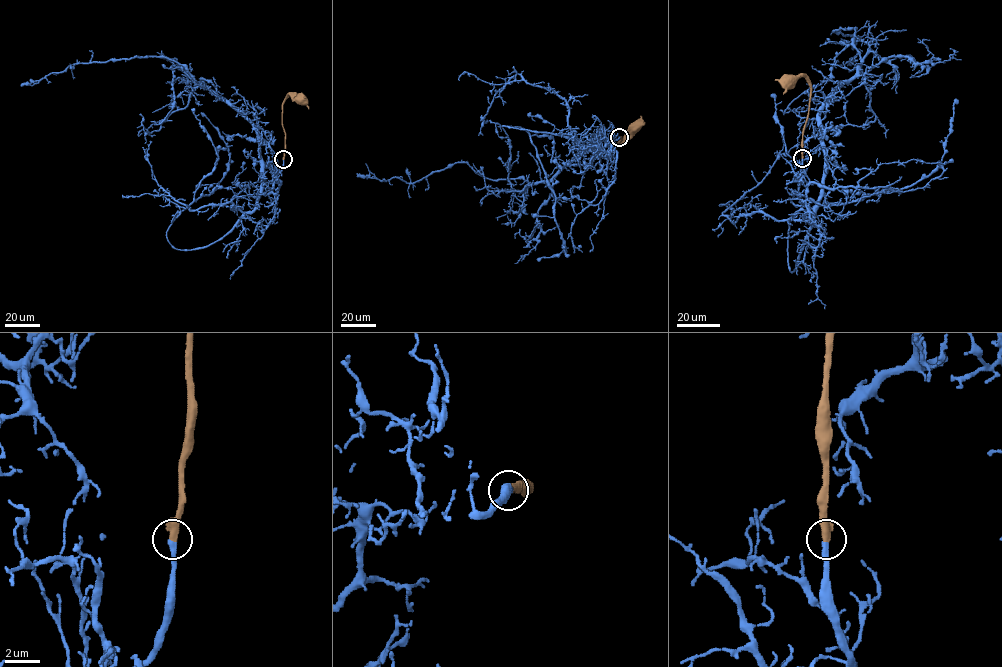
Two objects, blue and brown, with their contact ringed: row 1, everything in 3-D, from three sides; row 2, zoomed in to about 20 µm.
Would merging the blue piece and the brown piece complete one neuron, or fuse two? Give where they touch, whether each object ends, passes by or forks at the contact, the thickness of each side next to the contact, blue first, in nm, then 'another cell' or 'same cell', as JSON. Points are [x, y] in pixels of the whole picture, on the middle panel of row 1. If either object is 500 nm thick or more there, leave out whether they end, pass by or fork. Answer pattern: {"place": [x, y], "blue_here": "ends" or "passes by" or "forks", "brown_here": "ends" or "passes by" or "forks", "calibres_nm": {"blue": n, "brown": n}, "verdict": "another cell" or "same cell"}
{"place": [619, 137], "blue_here": "ends", "brown_here": "ends", "calibres_nm": {"blue": 360, "brown": 480}, "verdict": "same cell"}

